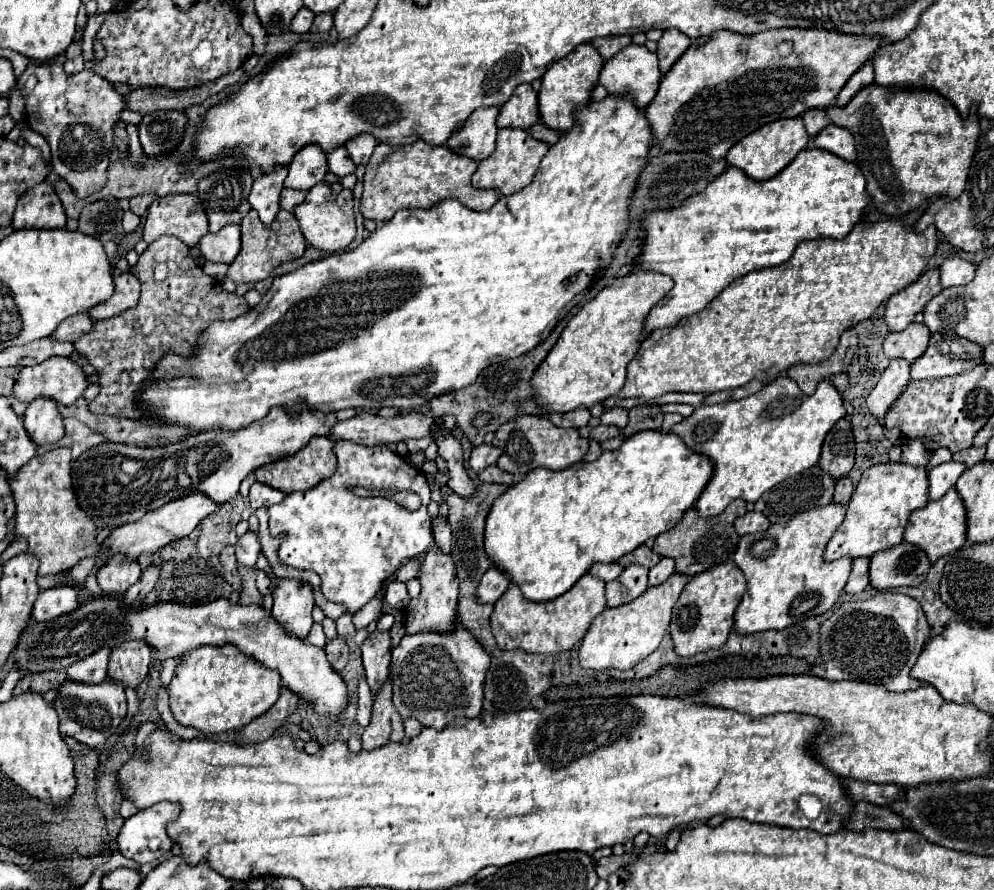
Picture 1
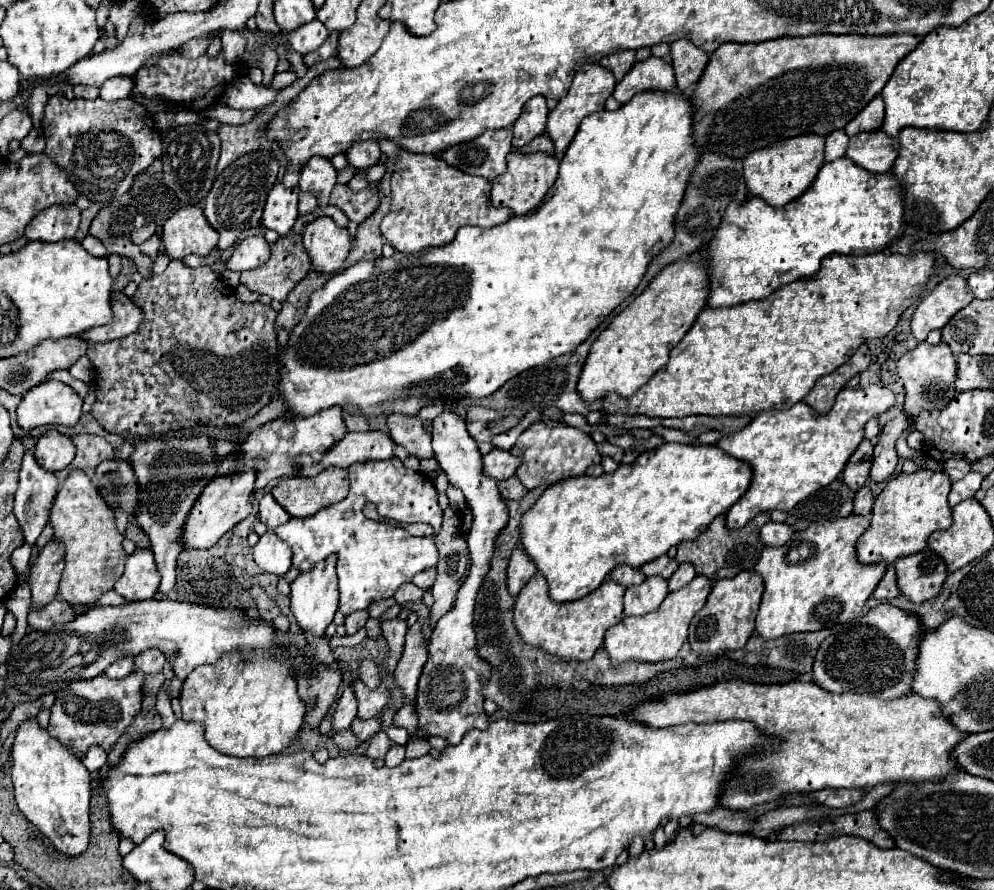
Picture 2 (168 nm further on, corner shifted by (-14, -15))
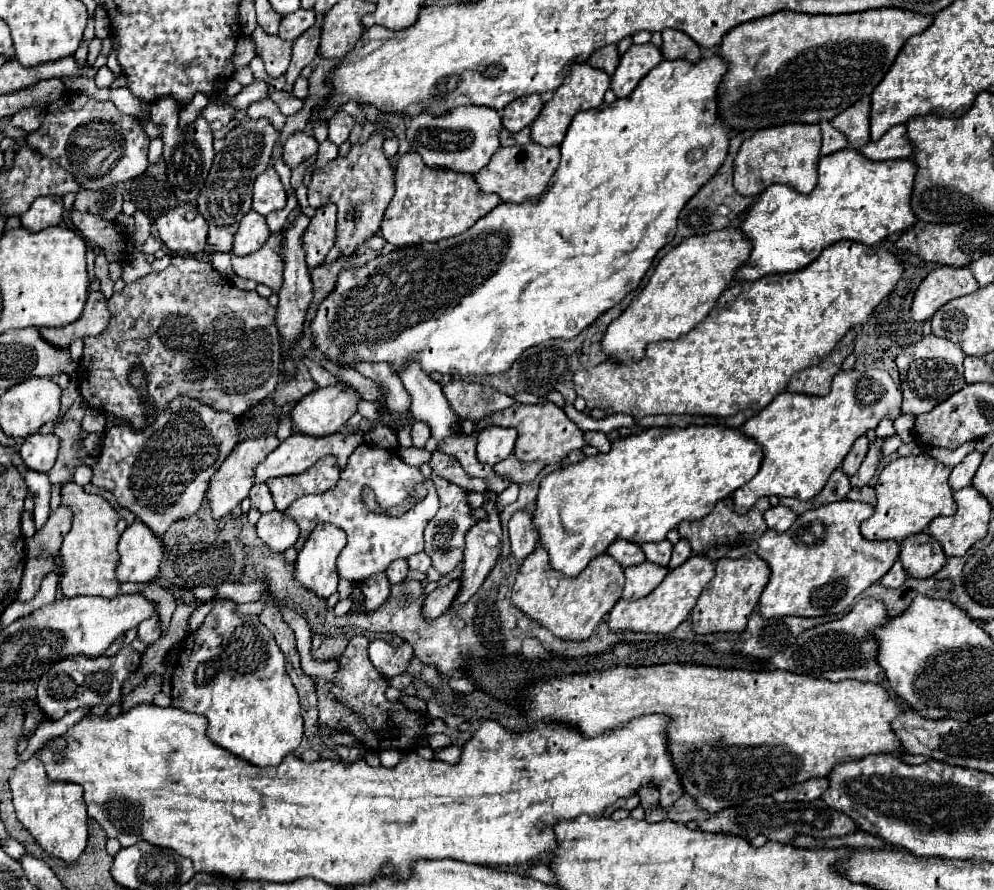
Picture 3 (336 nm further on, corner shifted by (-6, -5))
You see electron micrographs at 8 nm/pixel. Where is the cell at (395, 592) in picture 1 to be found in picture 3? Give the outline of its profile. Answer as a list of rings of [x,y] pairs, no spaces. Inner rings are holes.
[[[398,558],[396,562],[392,562],[392,564],[388,566],[386,574],[388,574],[390,584],[394,584],[394,582],[402,582],[402,578],[406,578],[406,574],[408,574],[408,562],[402,560],[402,558]]]

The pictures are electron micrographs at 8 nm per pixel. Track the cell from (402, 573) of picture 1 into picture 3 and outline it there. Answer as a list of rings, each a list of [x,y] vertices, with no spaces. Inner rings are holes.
[[[420,552],[420,554],[410,556],[408,564],[410,564],[410,570],[422,570],[422,572],[426,572],[432,562],[430,562],[430,556],[426,552]]]

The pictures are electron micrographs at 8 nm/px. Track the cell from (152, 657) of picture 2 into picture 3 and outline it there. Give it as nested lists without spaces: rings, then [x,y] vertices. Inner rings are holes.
[[[152,614],[150,618],[142,620],[142,624],[138,626],[138,638],[144,642],[144,644],[154,644],[158,638],[160,638],[160,616],[158,614]]]

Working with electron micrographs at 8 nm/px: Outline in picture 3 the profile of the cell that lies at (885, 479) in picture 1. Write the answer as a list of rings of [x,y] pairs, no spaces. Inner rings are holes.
[[[926,454],[892,460],[874,486],[878,492],[878,504],[874,506],[874,516],[860,526],[864,538],[902,542],[912,534],[924,532],[936,516],[952,516],[956,512],[956,500],[948,484],[950,472],[948,466]]]

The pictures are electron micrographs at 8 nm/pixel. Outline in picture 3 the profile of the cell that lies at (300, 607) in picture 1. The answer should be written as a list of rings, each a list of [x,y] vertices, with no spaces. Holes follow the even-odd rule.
[[[318,524],[298,554],[296,580],[322,598],[334,594],[340,580],[336,558],[346,542],[346,534],[338,526]]]

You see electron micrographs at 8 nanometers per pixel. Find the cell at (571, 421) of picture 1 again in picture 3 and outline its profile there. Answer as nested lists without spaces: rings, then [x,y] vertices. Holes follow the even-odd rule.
[[[452,380],[444,386],[444,396],[450,408],[464,420],[478,422],[494,412],[502,412],[514,404],[512,396],[506,396],[488,384]]]

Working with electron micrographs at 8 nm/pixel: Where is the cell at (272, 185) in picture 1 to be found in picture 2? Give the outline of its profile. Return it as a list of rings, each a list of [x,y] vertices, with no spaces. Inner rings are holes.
[[[282,182],[274,184],[274,188],[270,190],[270,196],[266,200],[264,206],[264,214],[262,214],[262,224],[274,232],[278,232],[280,236],[284,236],[286,232],[292,230],[296,218],[298,218],[298,194],[300,188],[284,188]]]

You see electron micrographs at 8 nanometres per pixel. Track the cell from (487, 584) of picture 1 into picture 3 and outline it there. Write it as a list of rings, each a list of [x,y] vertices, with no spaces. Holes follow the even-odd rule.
[[[518,510],[510,518],[508,528],[510,528],[512,554],[518,562],[522,562],[538,546],[538,528],[532,522],[532,510]]]

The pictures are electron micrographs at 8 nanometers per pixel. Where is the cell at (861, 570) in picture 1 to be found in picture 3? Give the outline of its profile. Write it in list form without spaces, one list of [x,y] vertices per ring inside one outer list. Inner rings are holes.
[[[898,560],[898,562],[888,570],[888,574],[880,580],[880,584],[890,586],[890,588],[898,588],[898,586],[902,586],[902,584],[906,582],[906,578],[908,578],[908,574],[906,574],[906,570],[904,570],[902,562]]]

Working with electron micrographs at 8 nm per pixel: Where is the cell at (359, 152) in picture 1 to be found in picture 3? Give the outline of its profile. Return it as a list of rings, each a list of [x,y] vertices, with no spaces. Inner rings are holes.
[[[338,112],[338,114],[334,114],[330,120],[328,120],[328,138],[334,142],[334,144],[342,144],[342,142],[346,142],[348,140],[348,134],[350,134],[350,130],[352,130],[352,126],[354,126],[354,118],[350,116],[350,114],[346,114],[346,112]]]

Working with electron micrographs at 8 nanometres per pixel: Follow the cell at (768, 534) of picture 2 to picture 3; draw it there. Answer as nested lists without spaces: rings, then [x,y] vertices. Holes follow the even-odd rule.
[[[774,506],[774,508],[766,510],[764,518],[766,518],[768,528],[772,528],[772,530],[776,530],[776,532],[786,532],[786,530],[794,524],[794,520],[796,520],[798,516],[796,516],[796,512],[790,510],[788,506]]]

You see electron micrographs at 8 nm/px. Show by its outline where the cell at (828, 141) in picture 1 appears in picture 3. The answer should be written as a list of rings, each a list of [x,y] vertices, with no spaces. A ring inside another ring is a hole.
[[[898,124],[892,126],[880,140],[868,142],[860,152],[870,160],[896,160],[910,158],[914,154],[914,146],[906,134],[906,126]]]

